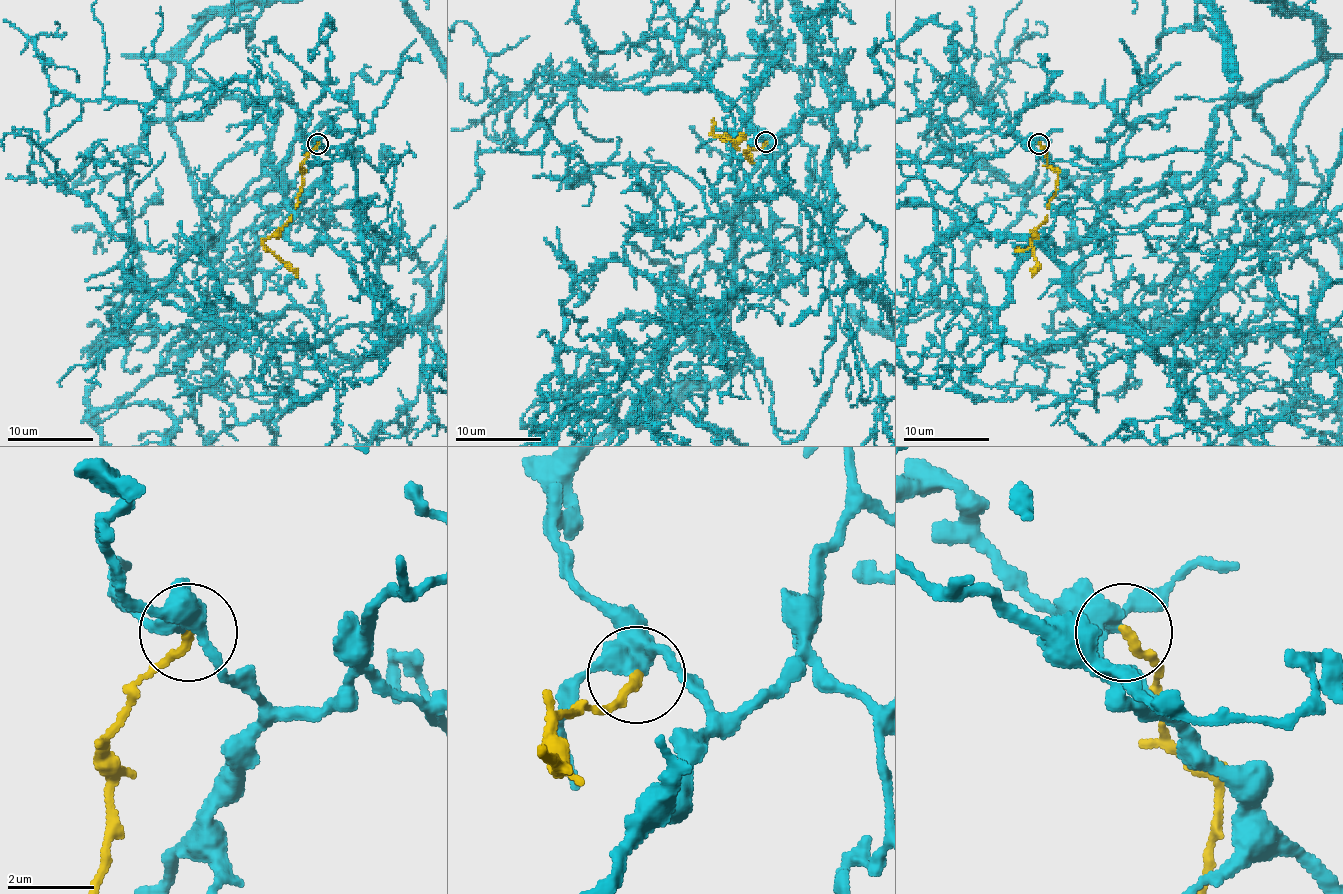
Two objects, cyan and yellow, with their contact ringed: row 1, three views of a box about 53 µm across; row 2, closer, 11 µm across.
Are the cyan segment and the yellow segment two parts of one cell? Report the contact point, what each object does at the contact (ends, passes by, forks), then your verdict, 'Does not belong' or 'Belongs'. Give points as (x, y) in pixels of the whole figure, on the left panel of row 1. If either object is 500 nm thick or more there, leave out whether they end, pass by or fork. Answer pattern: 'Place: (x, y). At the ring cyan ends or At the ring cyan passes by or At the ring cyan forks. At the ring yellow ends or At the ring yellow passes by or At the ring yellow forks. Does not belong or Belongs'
Place: (317, 143). At the ring cyan forks. At the ring yellow ends. Does not belong

